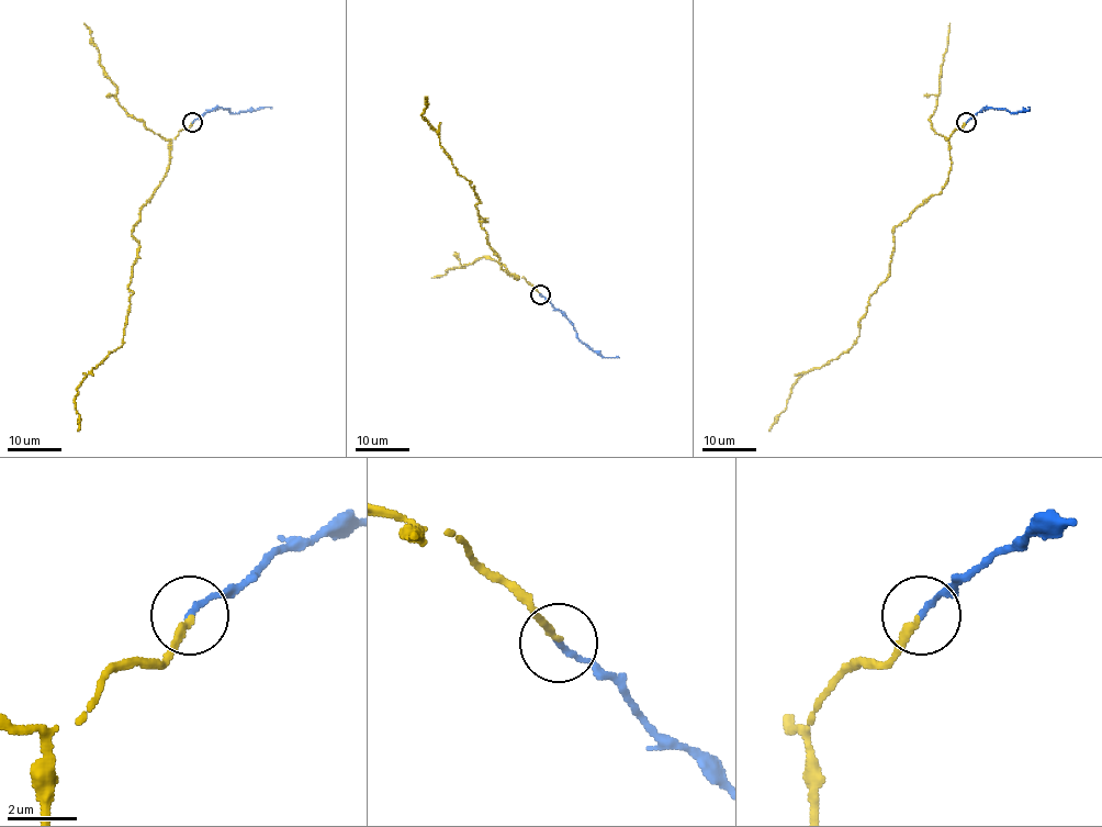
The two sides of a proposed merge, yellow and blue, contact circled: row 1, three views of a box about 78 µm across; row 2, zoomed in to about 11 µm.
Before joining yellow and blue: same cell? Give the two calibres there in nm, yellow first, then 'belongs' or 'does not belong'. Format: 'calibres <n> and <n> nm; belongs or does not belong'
calibres 200 and 170 nm; belongs

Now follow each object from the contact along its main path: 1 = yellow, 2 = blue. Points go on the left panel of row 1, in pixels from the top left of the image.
1: (192, 122), (171, 140), (169, 169), (133, 228), (139, 252), (123, 342), (81, 381), (77, 431)
2: (192, 122), (217, 108), (227, 108), (235, 113), (271, 108)

